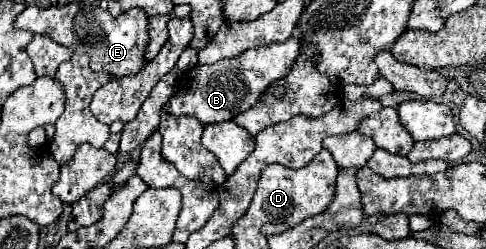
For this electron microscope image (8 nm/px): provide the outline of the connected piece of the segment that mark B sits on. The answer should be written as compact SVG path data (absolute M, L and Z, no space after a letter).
M290 37L284 43L272 43L272 47L250 49L238 57L216 61L214 65L198 63L196 67L180 75L180 89L168 101L166 111L174 115L194 115L204 125L230 121L236 115L240 115L240 111L254 107L260 95L266 91L266 87L276 79L284 77L292 69L298 53L300 53L300 39Z

